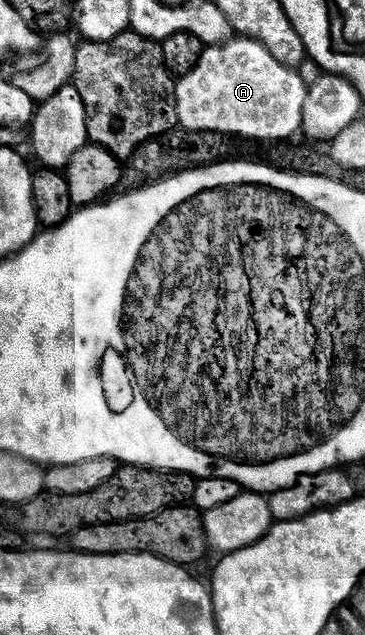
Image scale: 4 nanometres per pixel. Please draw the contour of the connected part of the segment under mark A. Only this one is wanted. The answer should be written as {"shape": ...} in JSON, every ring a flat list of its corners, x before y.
{"shape":[[238,38,228,45,206,46,199,65,191,73,176,80,177,121,187,131,217,131,226,137,246,135,249,139,289,139,302,130,303,105,307,83,297,76,292,67,271,57,262,43,254,39]]}

